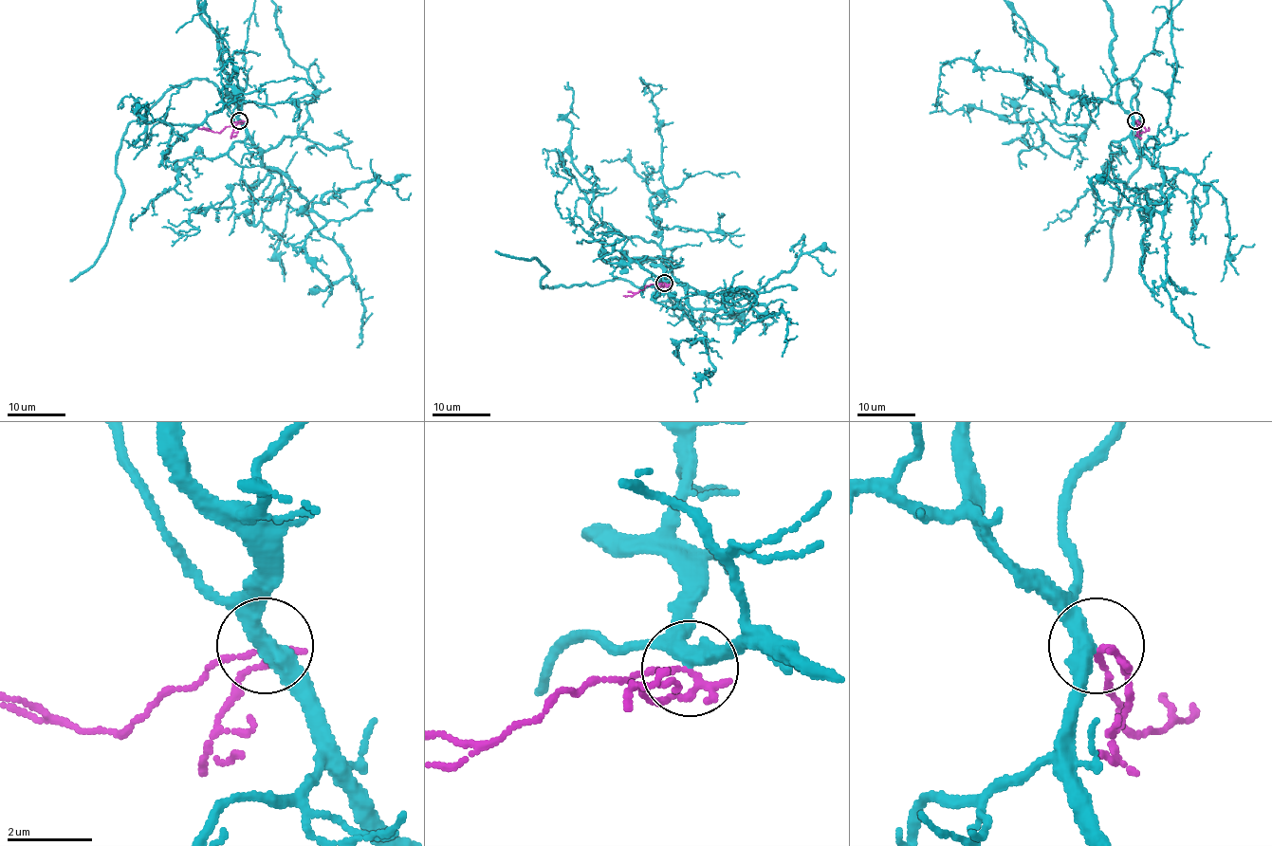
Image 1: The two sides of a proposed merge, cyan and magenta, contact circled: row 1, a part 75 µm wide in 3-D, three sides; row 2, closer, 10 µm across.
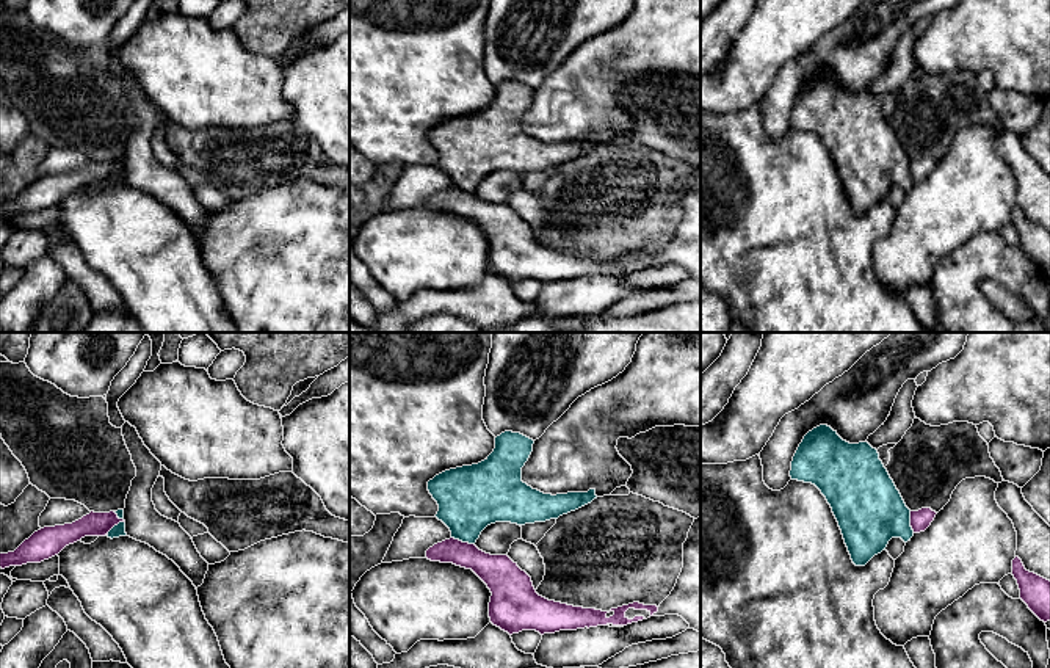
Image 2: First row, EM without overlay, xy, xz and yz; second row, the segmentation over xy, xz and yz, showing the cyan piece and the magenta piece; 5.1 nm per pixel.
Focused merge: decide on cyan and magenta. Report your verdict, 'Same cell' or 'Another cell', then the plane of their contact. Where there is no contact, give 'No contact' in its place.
Another cell. Touches cyan in xy

